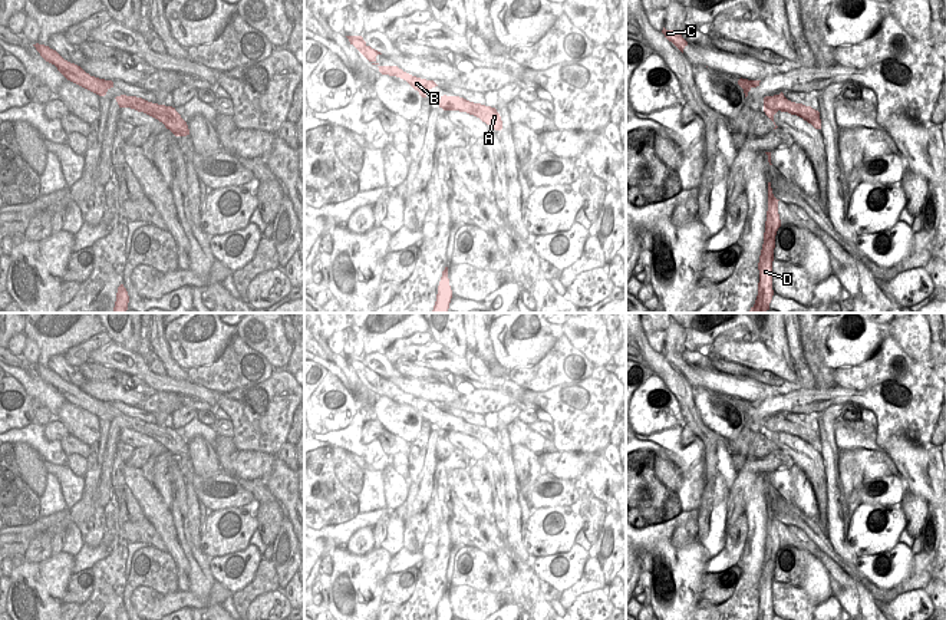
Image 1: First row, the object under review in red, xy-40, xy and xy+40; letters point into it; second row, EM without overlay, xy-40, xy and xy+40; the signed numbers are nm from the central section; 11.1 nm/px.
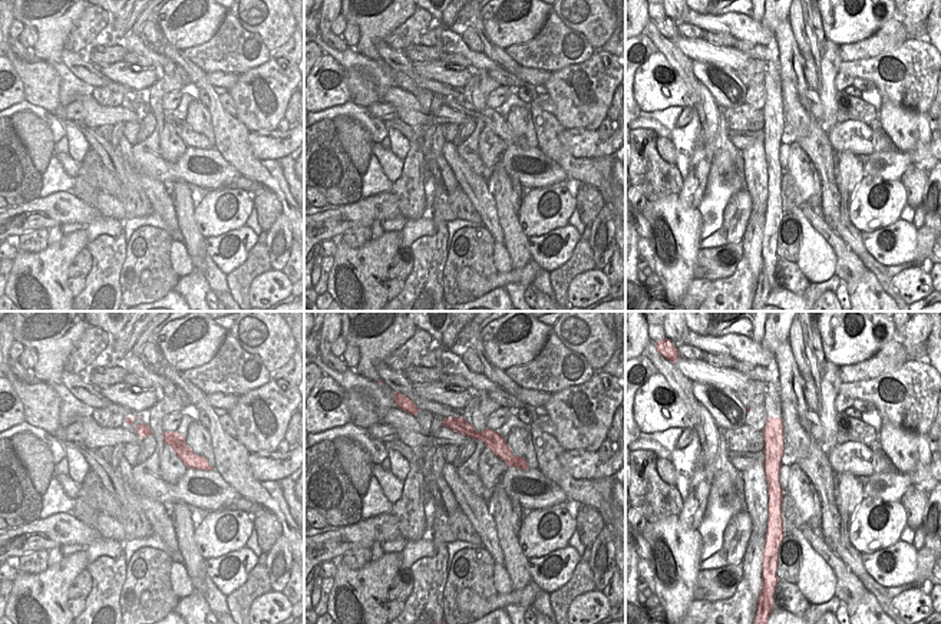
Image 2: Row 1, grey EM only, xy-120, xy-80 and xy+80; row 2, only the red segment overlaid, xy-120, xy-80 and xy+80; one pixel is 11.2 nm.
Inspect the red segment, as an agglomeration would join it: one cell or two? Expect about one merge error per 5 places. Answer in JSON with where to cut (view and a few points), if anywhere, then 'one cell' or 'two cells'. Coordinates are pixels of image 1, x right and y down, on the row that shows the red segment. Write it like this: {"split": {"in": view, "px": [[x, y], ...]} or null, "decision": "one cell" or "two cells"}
{"split": {"in": "xy+40", "px": [[764, 108], [777, 111]]}, "decision": "two cells"}

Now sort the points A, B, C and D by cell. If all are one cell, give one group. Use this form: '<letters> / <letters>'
A B C / D

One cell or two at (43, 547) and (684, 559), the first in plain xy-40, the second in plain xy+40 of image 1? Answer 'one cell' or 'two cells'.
two cells

